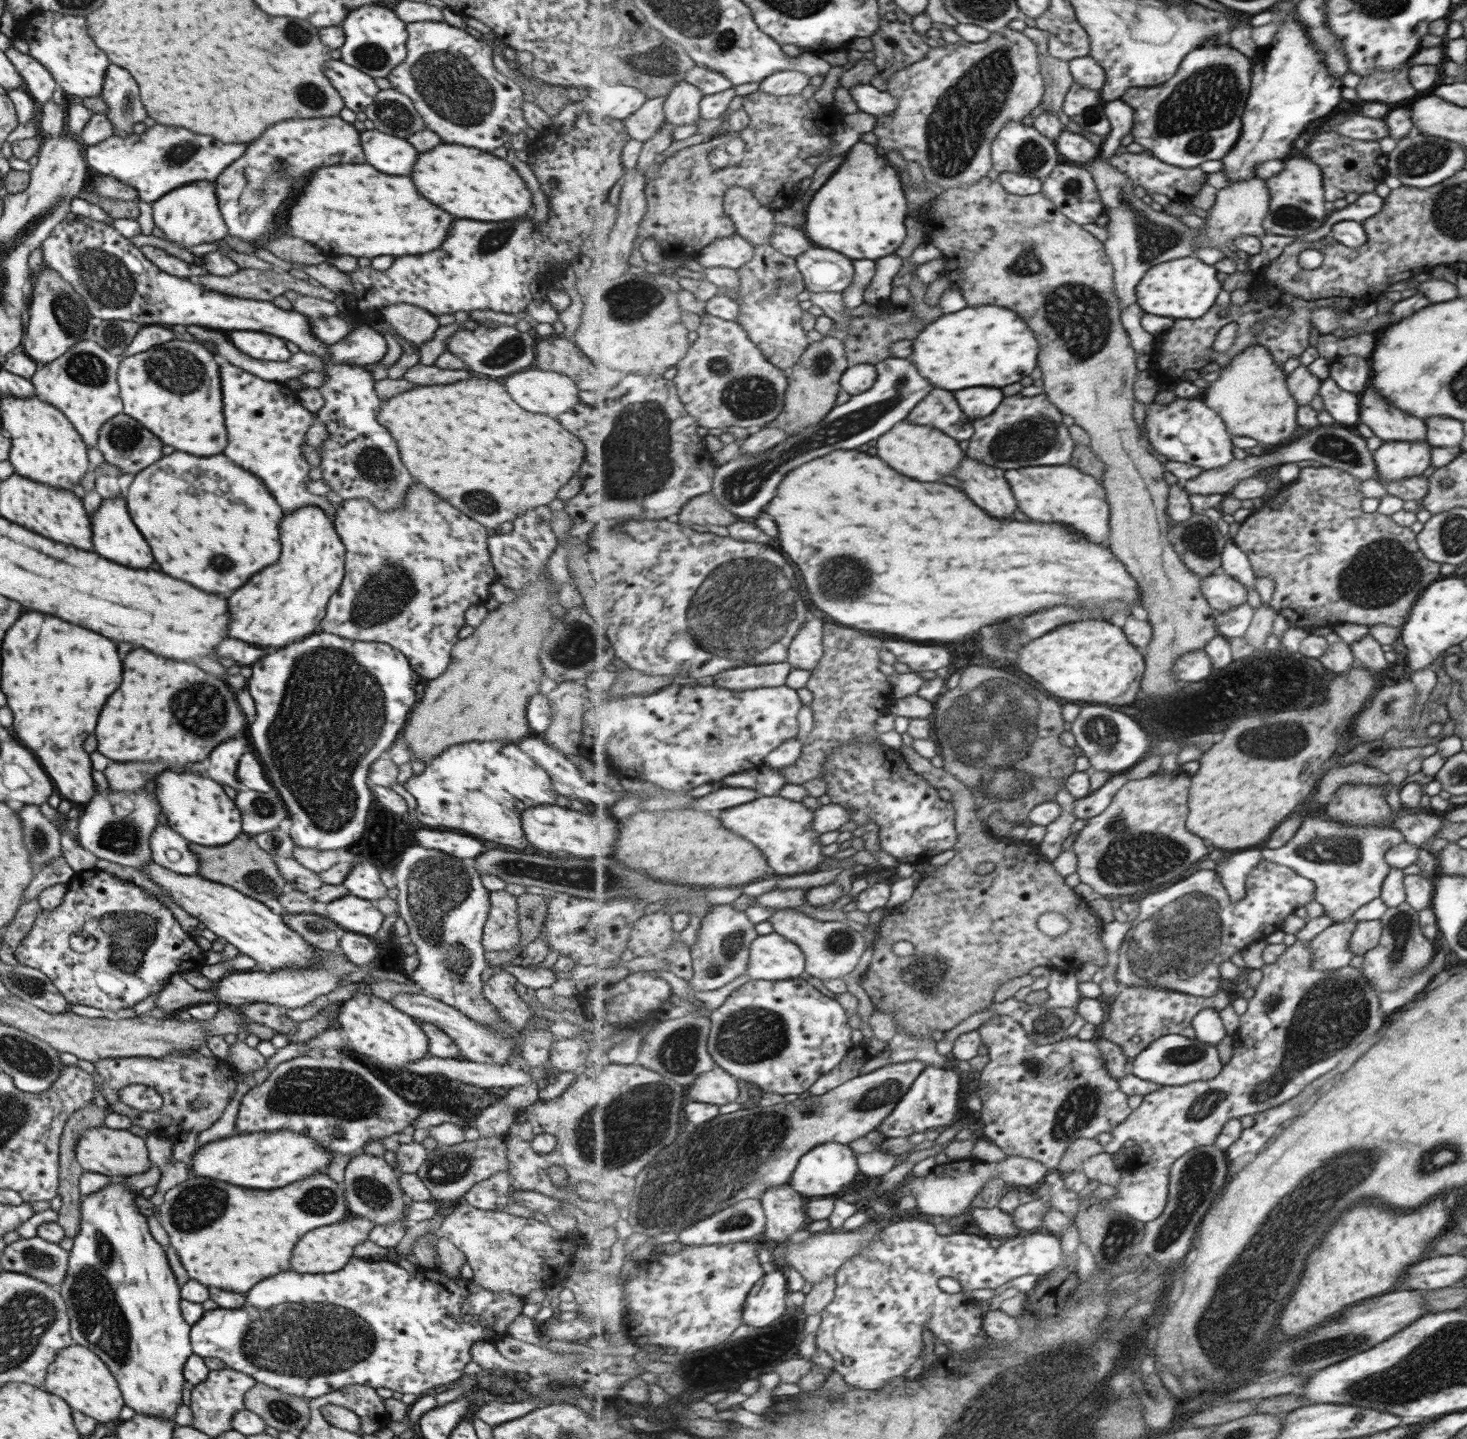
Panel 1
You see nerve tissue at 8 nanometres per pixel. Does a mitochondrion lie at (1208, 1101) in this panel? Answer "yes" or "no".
yes

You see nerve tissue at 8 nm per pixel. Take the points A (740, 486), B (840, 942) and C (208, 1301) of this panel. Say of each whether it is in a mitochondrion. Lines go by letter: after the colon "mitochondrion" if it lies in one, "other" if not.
A: mitochondrion
B: mitochondrion
C: other

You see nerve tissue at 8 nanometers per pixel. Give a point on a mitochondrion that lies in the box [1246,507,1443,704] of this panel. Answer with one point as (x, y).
(1381, 573)

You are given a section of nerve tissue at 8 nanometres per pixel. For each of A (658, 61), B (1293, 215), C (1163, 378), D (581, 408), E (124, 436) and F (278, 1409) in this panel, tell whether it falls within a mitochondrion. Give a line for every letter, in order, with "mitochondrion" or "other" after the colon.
A: mitochondrion
B: mitochondrion
C: other
D: other
E: mitochondrion
F: mitochondrion

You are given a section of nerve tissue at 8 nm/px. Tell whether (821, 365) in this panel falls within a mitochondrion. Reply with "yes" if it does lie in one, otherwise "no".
yes

